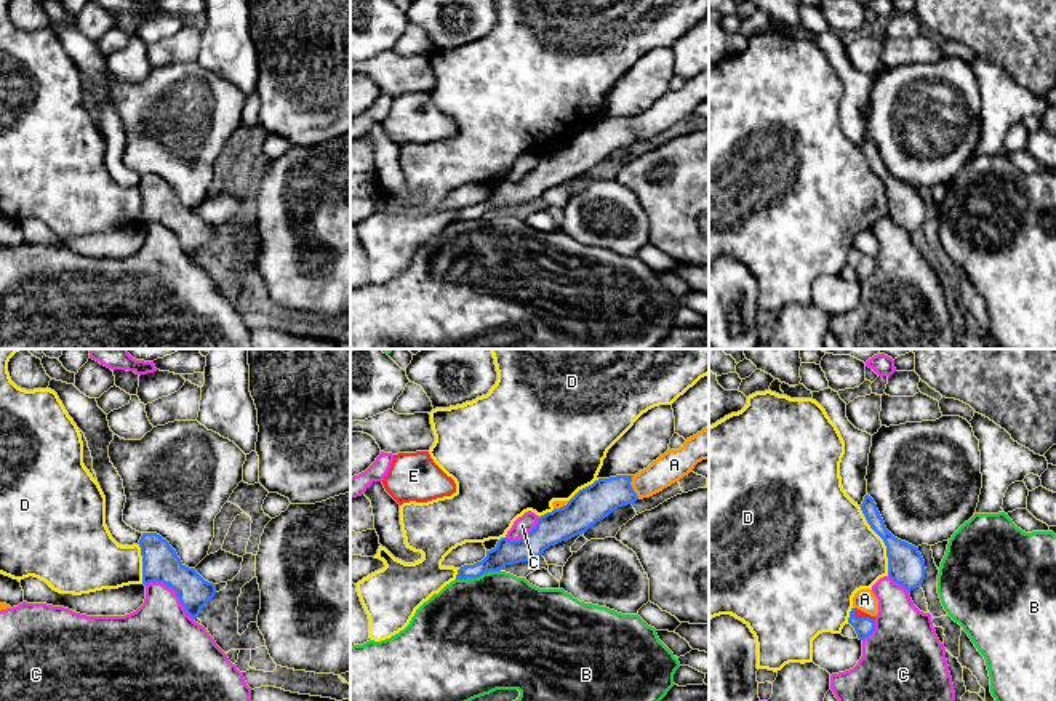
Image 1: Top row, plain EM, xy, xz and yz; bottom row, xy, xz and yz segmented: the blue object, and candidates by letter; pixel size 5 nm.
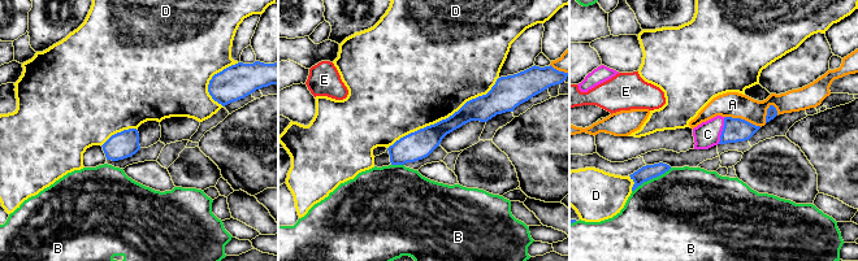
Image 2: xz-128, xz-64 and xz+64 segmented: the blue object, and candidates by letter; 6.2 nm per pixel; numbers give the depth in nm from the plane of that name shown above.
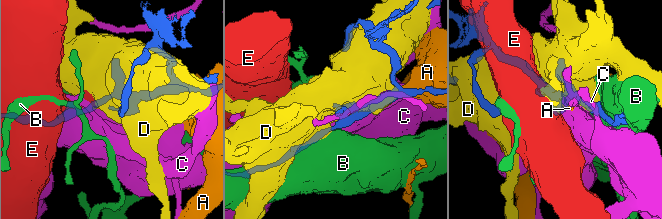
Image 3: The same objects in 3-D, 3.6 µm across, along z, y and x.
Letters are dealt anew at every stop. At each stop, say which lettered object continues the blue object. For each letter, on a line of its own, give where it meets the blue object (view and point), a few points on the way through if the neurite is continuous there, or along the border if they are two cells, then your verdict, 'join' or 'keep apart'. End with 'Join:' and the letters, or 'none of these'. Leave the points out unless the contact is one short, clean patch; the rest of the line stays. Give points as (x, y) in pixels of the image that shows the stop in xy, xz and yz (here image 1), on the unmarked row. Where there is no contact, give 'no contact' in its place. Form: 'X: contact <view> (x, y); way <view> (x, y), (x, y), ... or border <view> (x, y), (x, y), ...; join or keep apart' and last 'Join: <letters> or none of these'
A: contact xz (631, 128); keep apart
B: contact xz (477, 218); keep apart
C: contact xy (175, 232); keep apart
D: contact yz (884, 183); keep apart
E: contact yz (861, 260); way yz (864, 268), (861, 260), (858, 255); join
Join: E

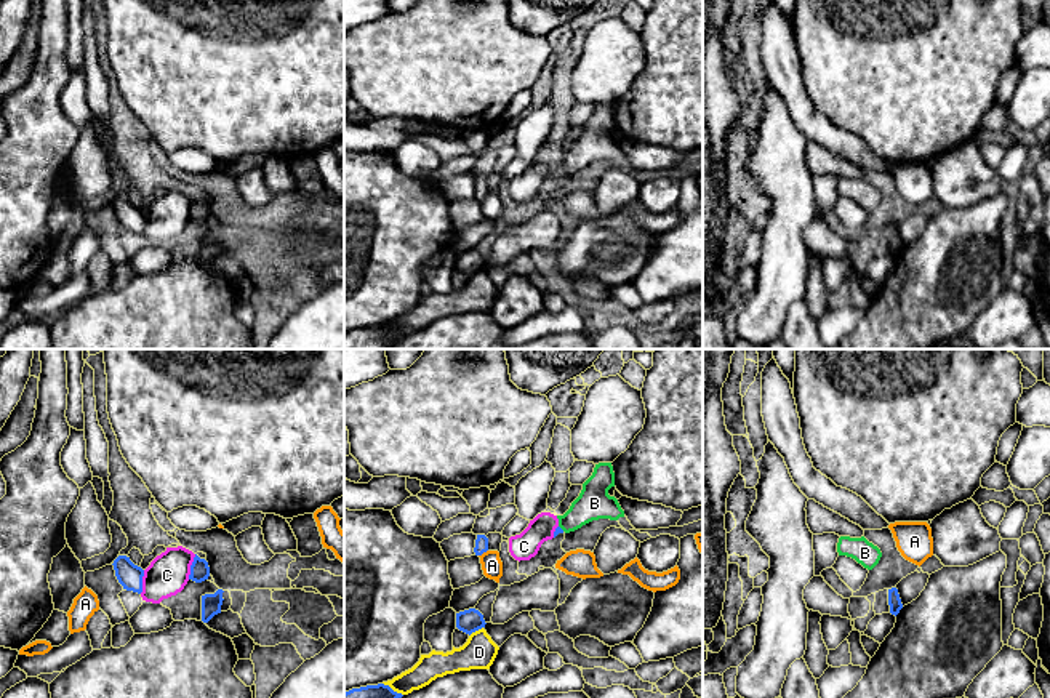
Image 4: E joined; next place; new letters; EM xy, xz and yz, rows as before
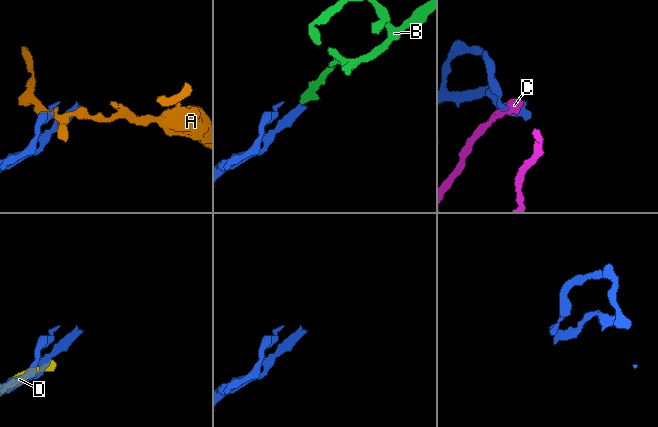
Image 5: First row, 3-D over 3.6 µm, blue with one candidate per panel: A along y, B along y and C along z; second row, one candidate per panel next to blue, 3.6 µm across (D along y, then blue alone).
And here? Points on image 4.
A: contact xz (482, 194); border xz (487, 191), (479, 197); keep apart
B: contact xz (561, 170); way xz (557, 172), (561, 170), (594, 144); join
C: contact xy (191, 208); keep apart
D: contact xz (476, 271); keep apart
Join: B

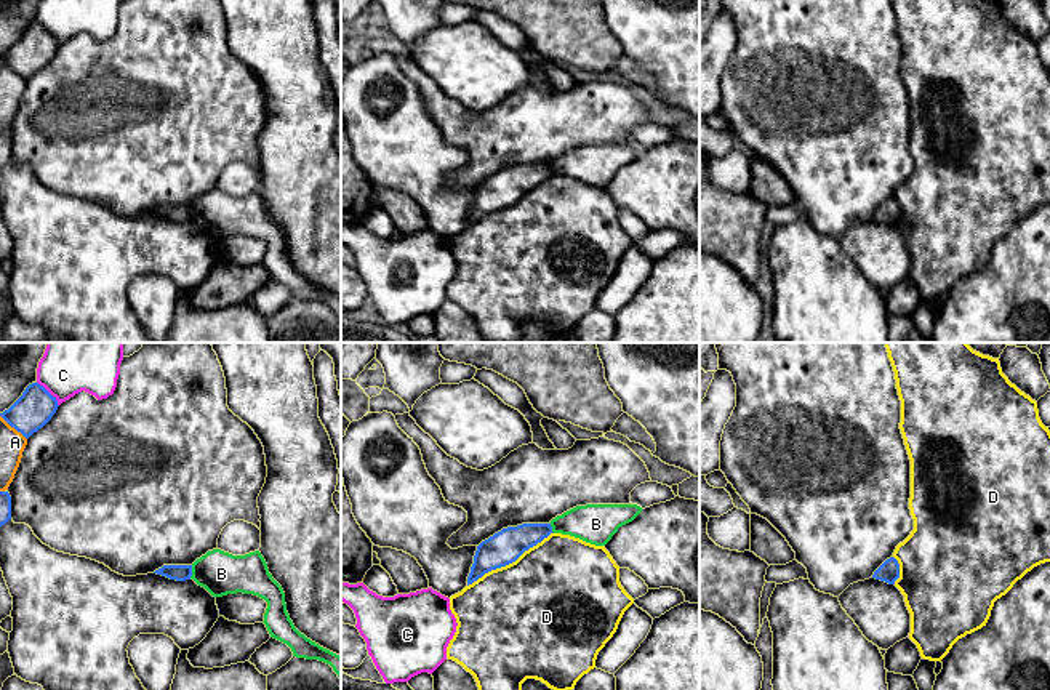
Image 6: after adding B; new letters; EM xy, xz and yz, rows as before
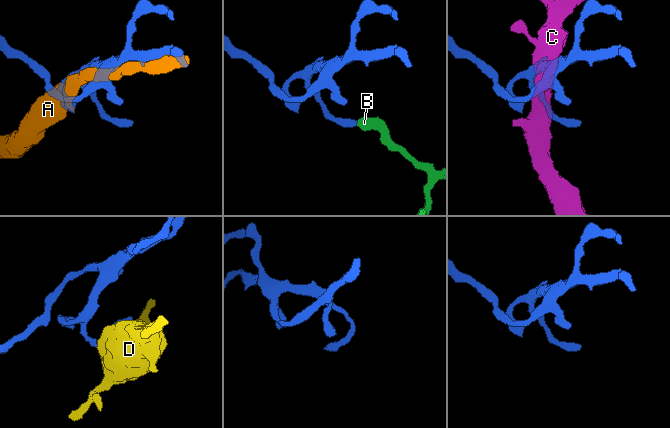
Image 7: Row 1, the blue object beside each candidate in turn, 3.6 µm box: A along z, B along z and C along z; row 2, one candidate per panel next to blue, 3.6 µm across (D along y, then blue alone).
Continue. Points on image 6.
A: contact xy (13, 68); keep apart
B: contact xy (191, 213); border xy (192, 207), (189, 220); keep apart
C: contact xy (50, 36); keep apart
D: contact xz (509, 204); keep apart
Join: none of these

